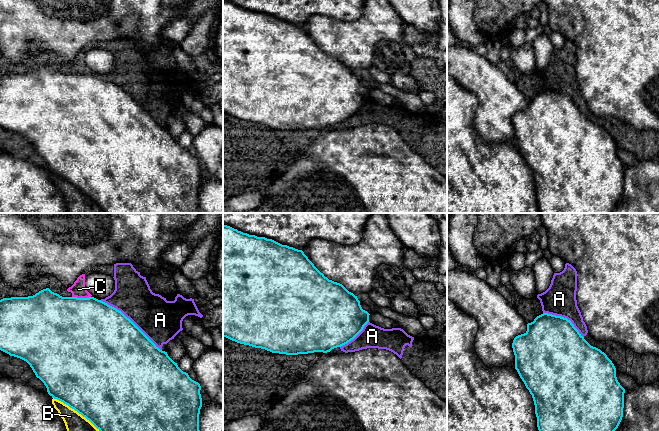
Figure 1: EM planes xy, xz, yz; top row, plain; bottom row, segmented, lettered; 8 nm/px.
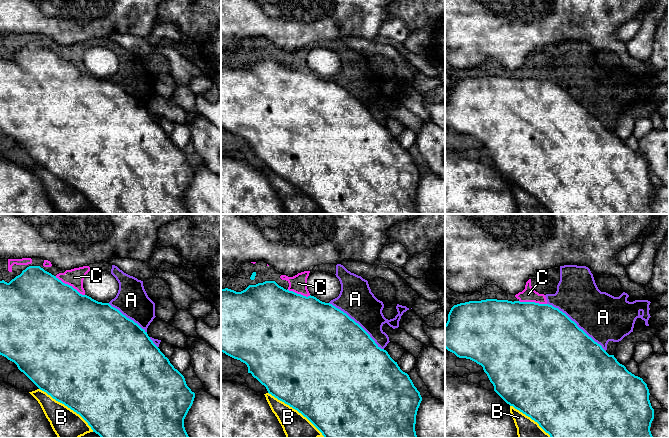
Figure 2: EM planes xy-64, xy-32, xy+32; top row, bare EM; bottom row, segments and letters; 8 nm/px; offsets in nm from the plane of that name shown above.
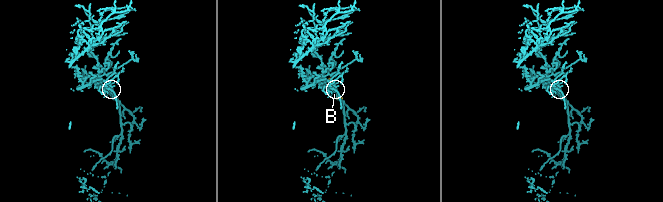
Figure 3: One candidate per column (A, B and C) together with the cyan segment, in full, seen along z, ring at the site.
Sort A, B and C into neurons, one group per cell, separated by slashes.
A C / B

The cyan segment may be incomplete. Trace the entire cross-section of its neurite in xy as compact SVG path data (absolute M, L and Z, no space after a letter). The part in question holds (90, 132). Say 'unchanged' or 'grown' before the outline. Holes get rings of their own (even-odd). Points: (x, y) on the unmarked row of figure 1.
unchanged; M49 64L33 72L11 73L0 76L0 126L26 137L36 153L47 164L48 170L89 196L104 213L202 213L199 206L199 190L202 183L201 162L183 148L167 130L160 126L129 94L121 87L94 73L62 73Z

